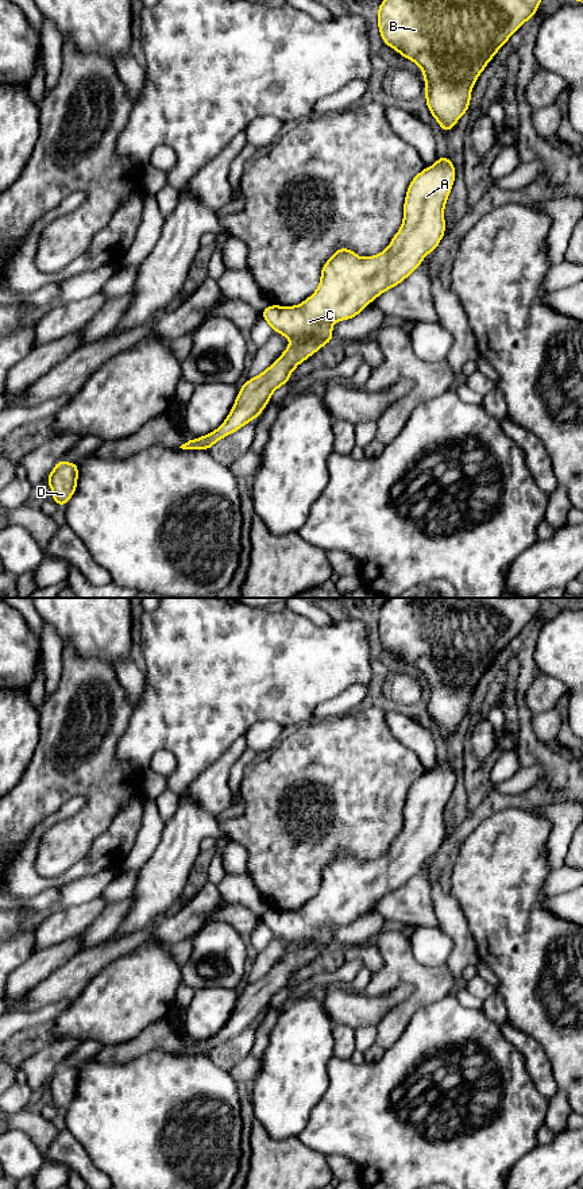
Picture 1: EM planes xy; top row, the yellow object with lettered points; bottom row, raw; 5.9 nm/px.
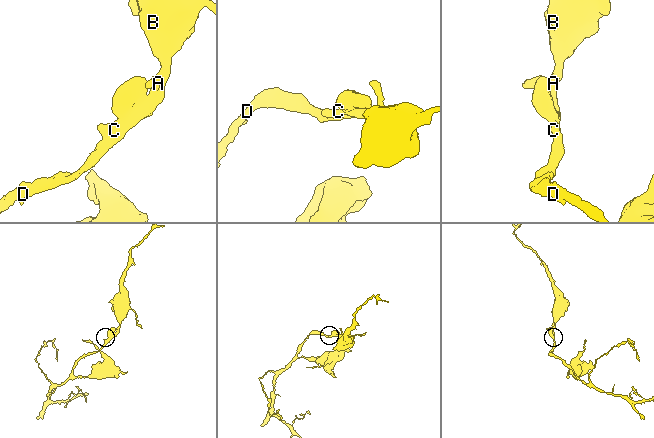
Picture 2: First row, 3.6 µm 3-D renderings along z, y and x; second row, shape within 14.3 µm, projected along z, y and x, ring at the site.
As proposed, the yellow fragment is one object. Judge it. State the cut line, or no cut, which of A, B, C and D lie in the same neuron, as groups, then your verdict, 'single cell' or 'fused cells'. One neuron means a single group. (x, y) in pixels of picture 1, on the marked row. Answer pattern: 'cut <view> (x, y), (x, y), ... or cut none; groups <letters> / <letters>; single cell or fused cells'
cut none; groups A B C D; single cell

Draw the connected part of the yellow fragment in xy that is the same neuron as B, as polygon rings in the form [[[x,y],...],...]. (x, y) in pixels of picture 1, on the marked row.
[[[383,0],[378,8],[382,40],[424,72],[425,100],[444,132],[468,111],[479,74],[529,19],[541,0]]]

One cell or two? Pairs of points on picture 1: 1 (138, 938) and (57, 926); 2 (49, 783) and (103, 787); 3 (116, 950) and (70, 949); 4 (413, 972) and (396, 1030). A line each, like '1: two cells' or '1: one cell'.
1: one cell
2: one cell
3: one cell
4: one cell

